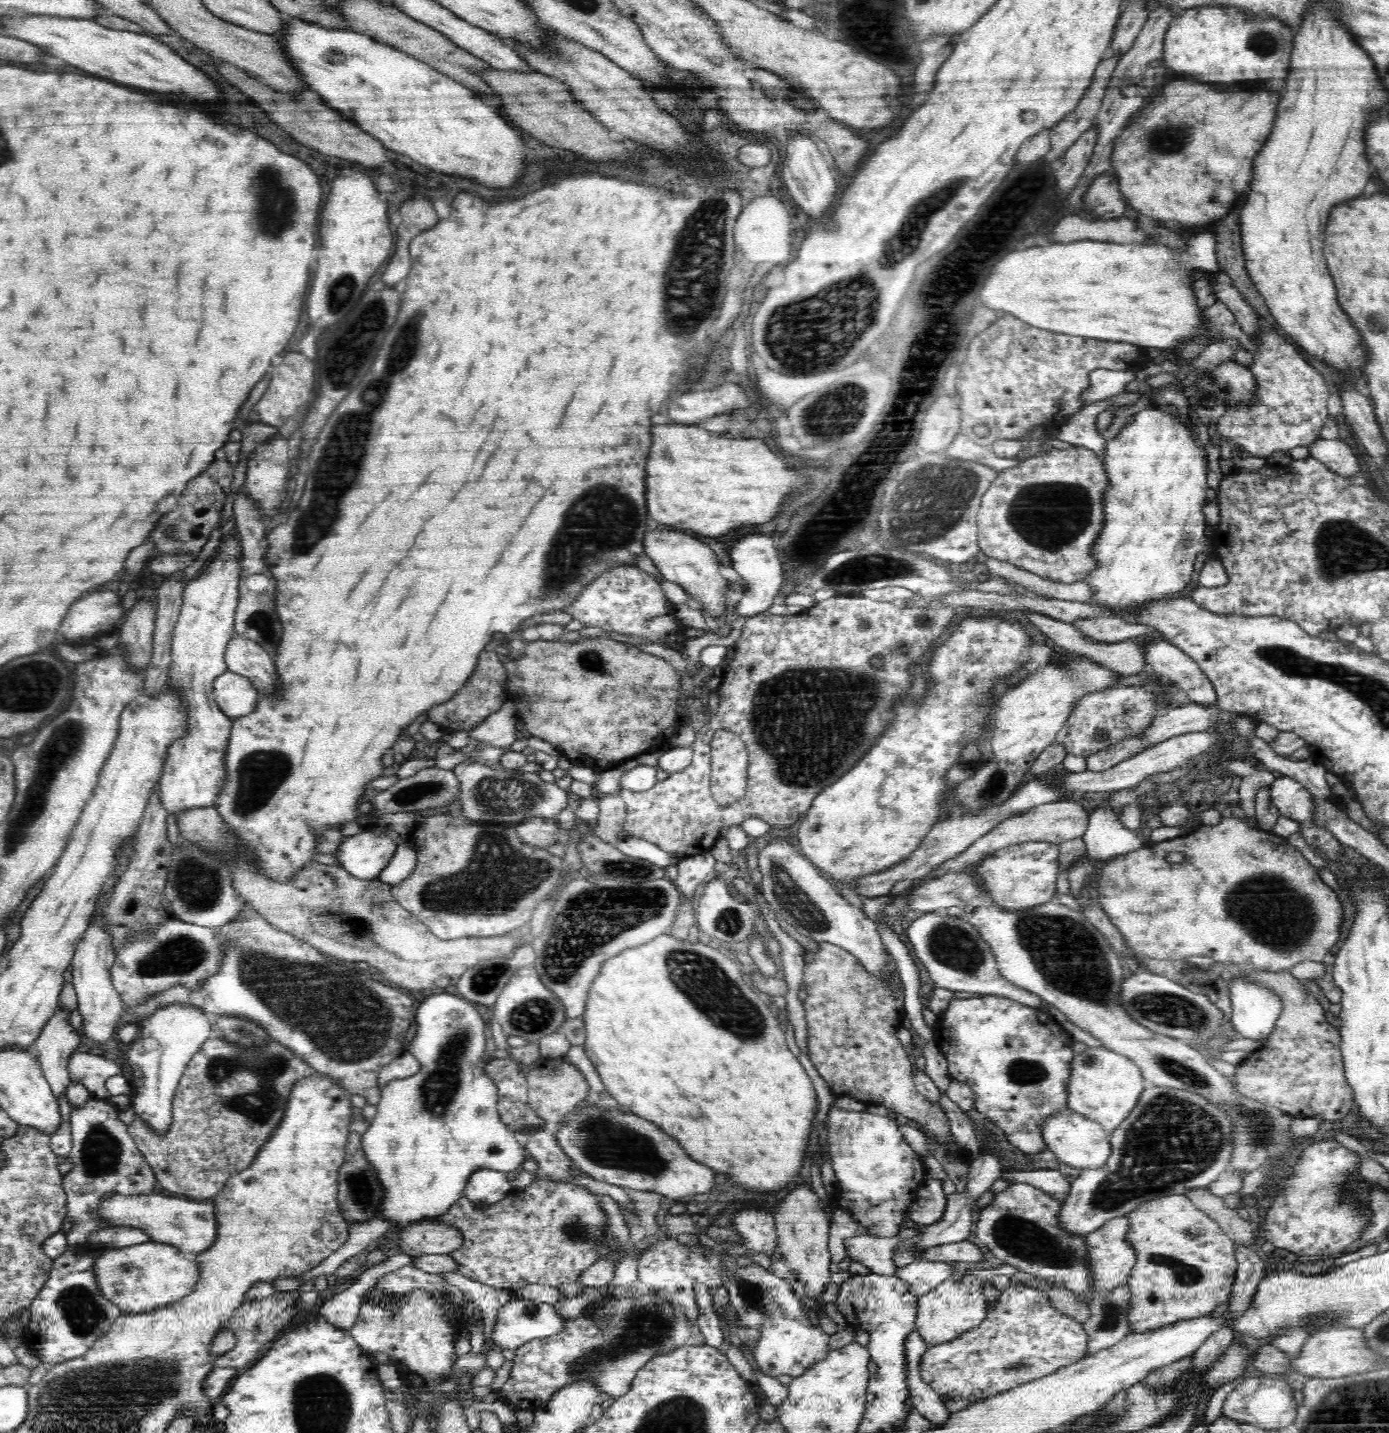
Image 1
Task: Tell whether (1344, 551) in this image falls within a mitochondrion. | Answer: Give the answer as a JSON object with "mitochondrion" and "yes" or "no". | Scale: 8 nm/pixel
{"mitochondrion":"yes"}

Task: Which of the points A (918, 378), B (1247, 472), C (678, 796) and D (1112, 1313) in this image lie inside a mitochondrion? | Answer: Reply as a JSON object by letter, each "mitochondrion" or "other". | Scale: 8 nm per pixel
{"A":"mitochondrion","B":"other","C":"other","D":"mitochondrion"}

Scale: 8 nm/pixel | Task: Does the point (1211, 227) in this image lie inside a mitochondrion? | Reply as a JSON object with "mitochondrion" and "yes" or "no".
{"mitochondrion":"no"}

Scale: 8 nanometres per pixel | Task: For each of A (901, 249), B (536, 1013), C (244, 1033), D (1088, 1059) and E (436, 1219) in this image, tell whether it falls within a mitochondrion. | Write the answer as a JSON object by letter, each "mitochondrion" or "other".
{"A":"mitochondrion","B":"mitochondrion","C":"mitochondrion","D":"mitochondrion","E":"other"}

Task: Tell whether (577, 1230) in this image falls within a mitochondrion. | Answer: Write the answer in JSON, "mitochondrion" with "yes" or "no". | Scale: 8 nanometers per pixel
{"mitochondrion":"yes"}

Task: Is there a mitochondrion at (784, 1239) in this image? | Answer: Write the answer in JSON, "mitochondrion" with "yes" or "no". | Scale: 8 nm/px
{"mitochondrion":"no"}

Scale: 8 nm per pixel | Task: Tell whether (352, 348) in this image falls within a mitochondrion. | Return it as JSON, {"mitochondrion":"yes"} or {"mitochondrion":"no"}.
{"mitochondrion":"yes"}

